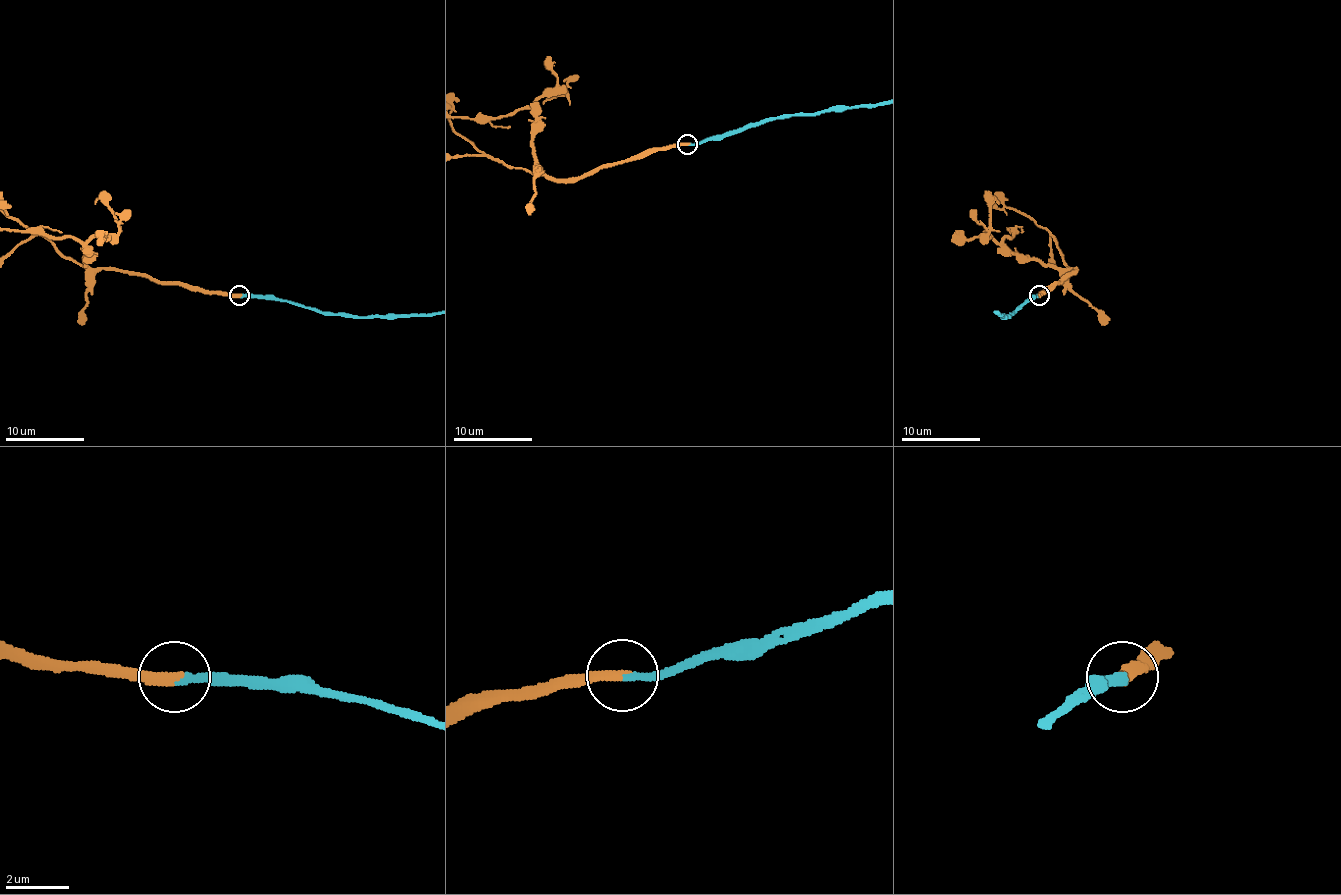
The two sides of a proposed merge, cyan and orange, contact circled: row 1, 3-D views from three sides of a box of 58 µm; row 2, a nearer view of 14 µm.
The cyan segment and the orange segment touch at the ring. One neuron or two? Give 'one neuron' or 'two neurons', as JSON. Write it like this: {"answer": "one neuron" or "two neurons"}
{"answer": "one neuron"}

